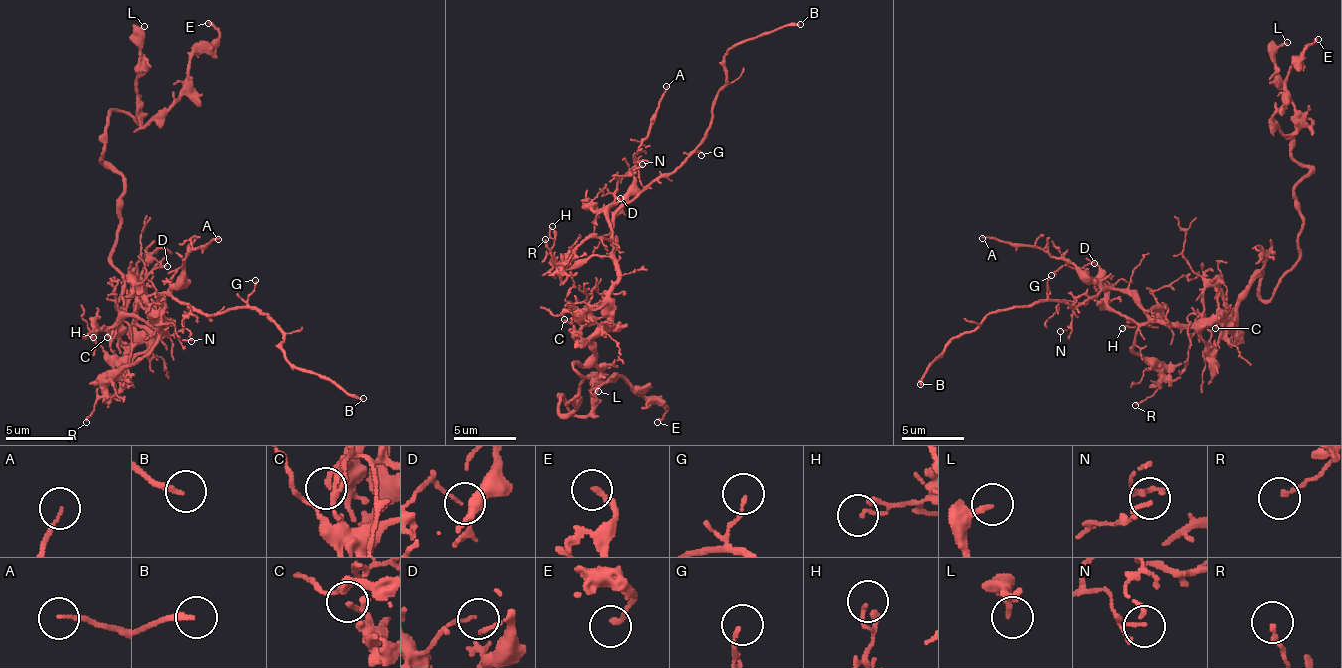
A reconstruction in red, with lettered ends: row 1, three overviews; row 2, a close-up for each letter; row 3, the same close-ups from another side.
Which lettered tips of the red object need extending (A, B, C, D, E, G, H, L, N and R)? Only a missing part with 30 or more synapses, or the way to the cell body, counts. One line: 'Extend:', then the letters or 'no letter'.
Extend: B

